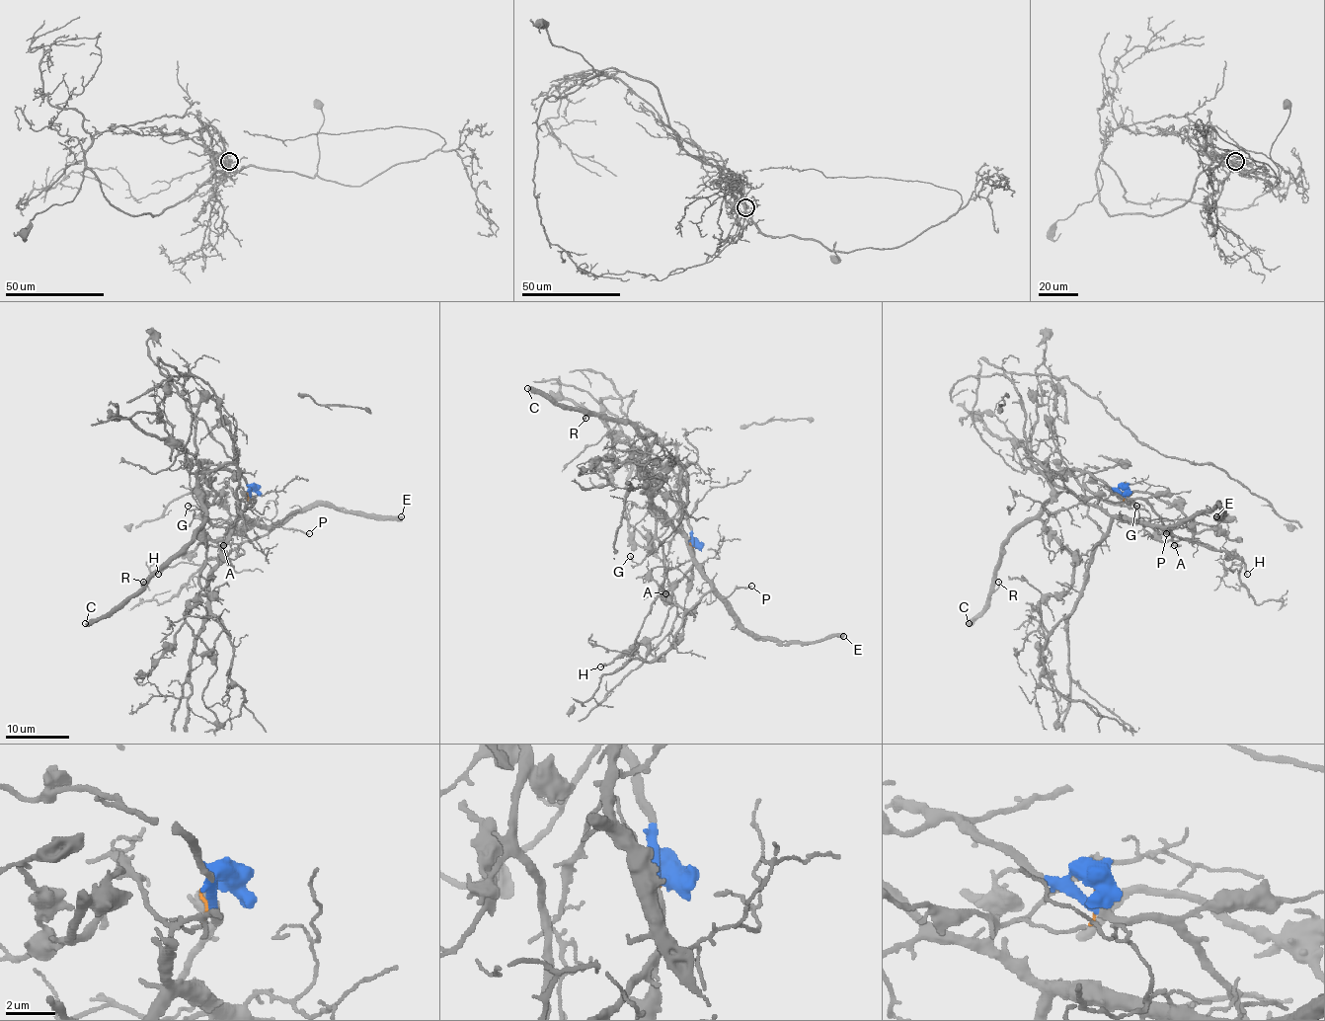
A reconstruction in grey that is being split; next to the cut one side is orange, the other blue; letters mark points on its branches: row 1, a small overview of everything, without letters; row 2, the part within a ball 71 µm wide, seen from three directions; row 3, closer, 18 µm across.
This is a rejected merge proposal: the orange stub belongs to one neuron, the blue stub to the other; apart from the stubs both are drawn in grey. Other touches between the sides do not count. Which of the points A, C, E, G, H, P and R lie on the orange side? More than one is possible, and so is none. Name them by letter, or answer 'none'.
E, P

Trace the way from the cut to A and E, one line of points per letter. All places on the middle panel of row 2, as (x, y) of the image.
A: (694, 546), (692, 539), (692, 565), (660, 595), (663, 598), (665, 593)
E: (694, 547), (686, 538), (681, 517), (681, 534), (694, 565), (745, 628), (782, 641), (844, 637)

